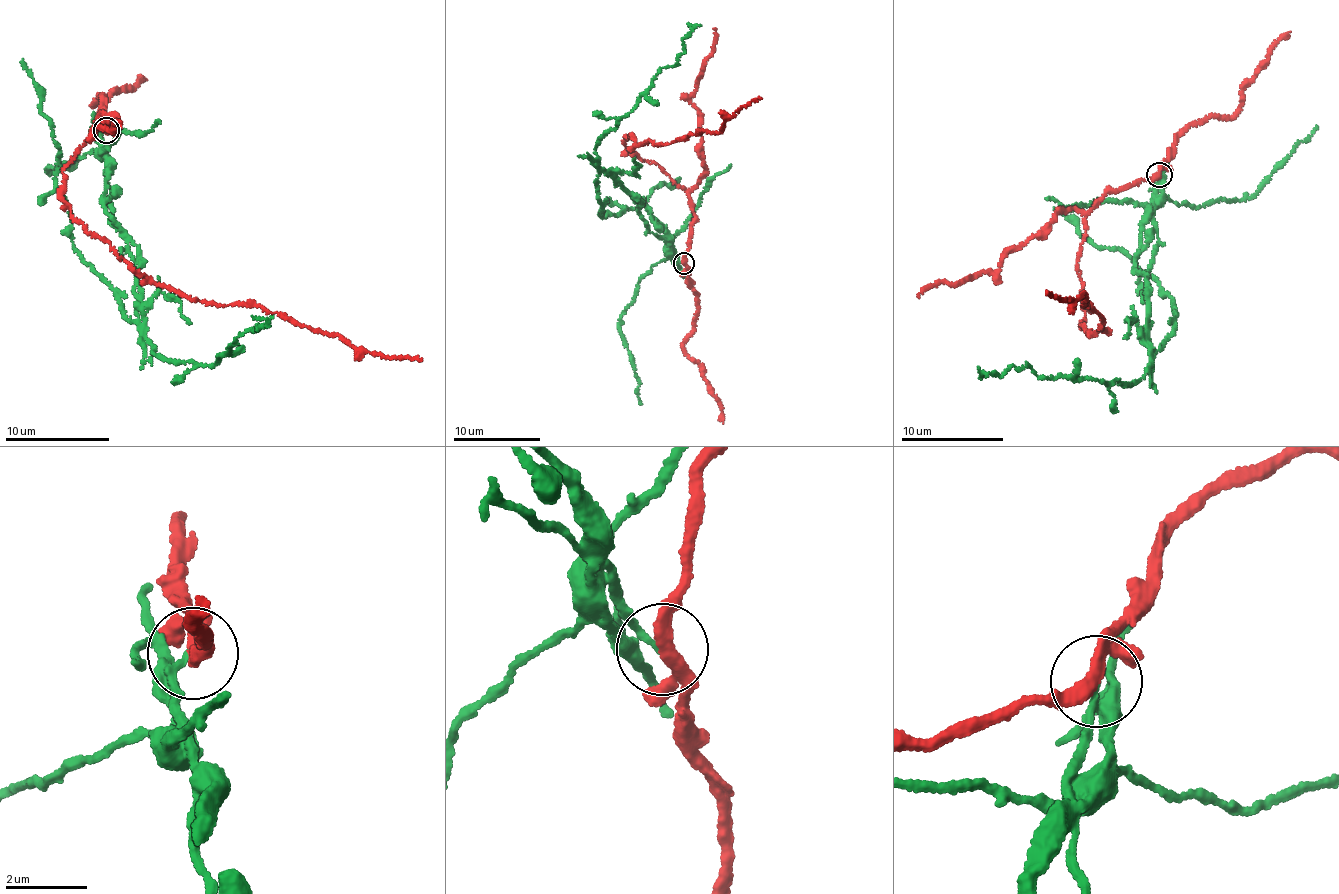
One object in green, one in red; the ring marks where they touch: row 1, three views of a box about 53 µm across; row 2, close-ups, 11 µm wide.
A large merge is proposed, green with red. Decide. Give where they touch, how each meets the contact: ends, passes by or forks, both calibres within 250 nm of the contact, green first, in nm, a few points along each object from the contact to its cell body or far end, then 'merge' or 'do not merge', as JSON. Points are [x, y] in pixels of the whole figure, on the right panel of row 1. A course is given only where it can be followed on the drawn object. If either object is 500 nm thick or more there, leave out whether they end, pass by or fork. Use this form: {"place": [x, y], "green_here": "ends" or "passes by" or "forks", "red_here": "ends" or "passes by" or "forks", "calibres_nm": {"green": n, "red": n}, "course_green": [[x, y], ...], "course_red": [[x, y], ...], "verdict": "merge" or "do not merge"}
{"place": [1159, 175], "green_here": "passes by", "red_here": "passes by", "calibres_nm": {"green": 170, "red": 280}, "course_green": [[1160, 175], [1159, 245], [1146, 281], [1147, 343], [1163, 347], [1175, 318], [1171, 296], [1054, 207]], "course_red": [[1160, 175], [1104, 196], [1085, 218], [1079, 323], [1092, 337], [1100, 329], [1084, 293], [1074, 301], [1047, 293]], "verdict": "do not merge"}

